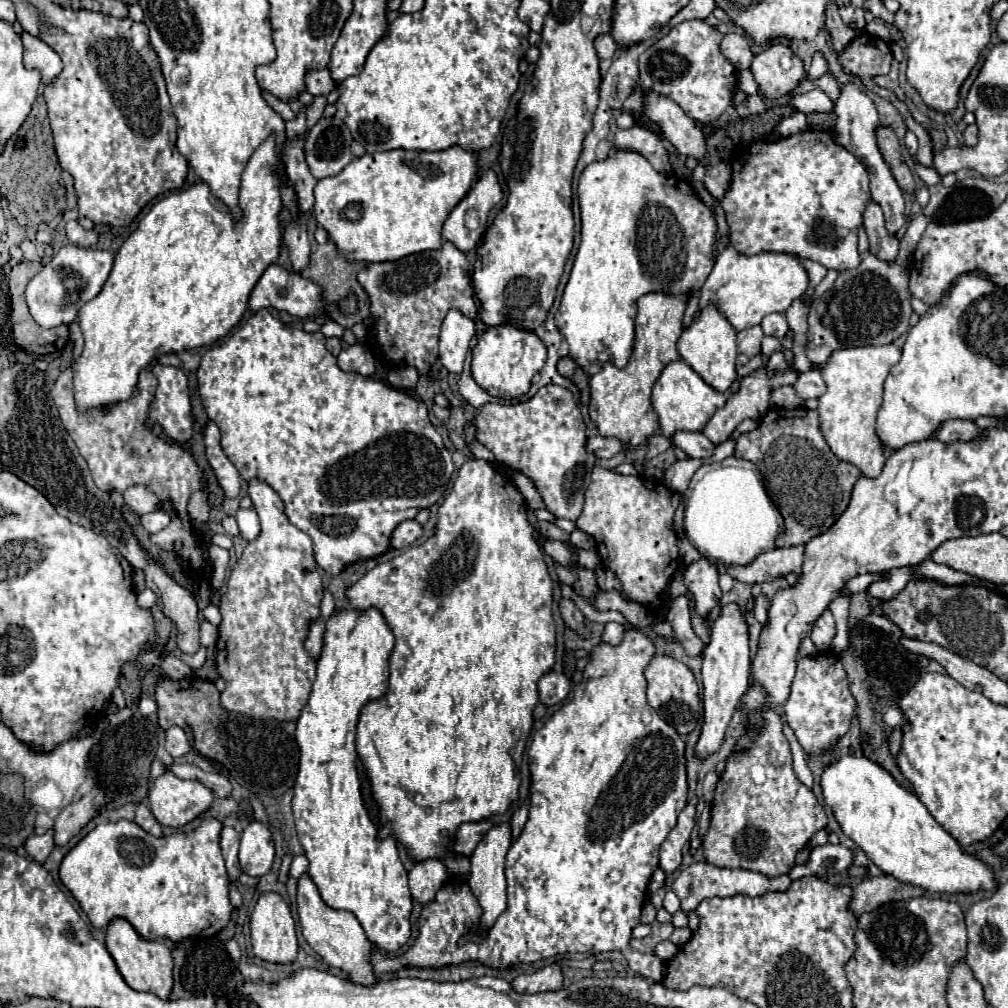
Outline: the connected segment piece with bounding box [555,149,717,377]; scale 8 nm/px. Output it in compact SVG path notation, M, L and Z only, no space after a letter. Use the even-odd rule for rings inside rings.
M611 149L609 157L603 163L591 163L579 177L579 203L581 203L581 245L579 251L575 255L575 263L569 275L569 281L565 285L563 297L561 297L561 305L555 313L555 325L561 331L561 335L565 337L565 341L569 343L569 355L575 359L575 363L591 377L595 373L599 373L603 369L603 365L613 359L615 367L625 367L629 361L629 355L633 351L633 339L635 339L635 315L637 315L637 299L641 295L647 293L667 293L667 295L687 295L687 293L695 293L703 287L709 271L713 269L715 263L715 245L717 245L717 223L713 217L713 211L697 197L697 193L693 191L693 187L686 180L680 180L676 177L665 177L657 171L653 171L651 163L633 151L619 151L619 149ZM657 273L665 273L665 279L659 279Z

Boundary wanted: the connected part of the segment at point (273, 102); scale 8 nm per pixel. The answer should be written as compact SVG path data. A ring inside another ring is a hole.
M263 91L263 97L265 97L265 101L285 119L285 121L291 121L291 119L295 119L295 113L291 111L291 107L287 105L287 103L281 103L279 99L273 99L273 95L269 95L267 91Z

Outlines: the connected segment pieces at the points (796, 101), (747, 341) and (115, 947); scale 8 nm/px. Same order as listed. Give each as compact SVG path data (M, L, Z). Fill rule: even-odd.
M813 89L813 91L805 93L805 95L793 97L791 105L793 105L795 109L803 111L803 113L813 113L813 111L825 111L825 113L829 113L833 103L831 103L831 99L829 99L823 91Z
M759 325L743 329L741 333L737 333L739 353L745 353L747 357L755 357L757 353L761 353L761 339L763 339L763 331Z
M113 919L105 929L105 943L115 959L123 979L135 991L149 991L161 999L169 999L173 987L173 957L171 951L159 941L143 939L127 919Z

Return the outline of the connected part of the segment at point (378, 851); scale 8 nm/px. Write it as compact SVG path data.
M377 609L337 611L327 621L325 647L317 661L317 679L311 689L309 703L301 711L297 721L297 745L299 745L299 773L295 779L293 817L299 841L309 859L309 877L315 881L323 901L341 911L351 911L361 921L367 939L385 951L397 951L411 937L411 893L407 887L407 871L399 859L393 837L379 841L377 825L369 819L369 813L361 799L361 781L357 773L355 729L359 711L365 703L379 699L387 691L389 683L389 655L393 651L395 637Z

